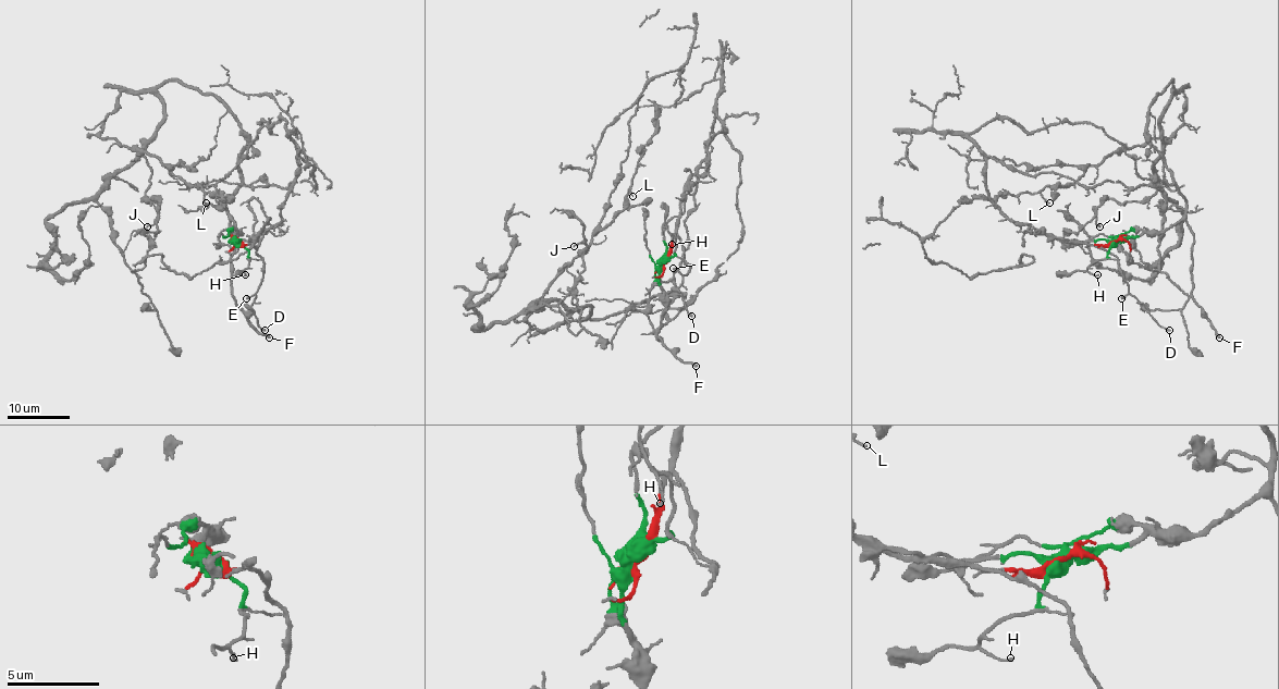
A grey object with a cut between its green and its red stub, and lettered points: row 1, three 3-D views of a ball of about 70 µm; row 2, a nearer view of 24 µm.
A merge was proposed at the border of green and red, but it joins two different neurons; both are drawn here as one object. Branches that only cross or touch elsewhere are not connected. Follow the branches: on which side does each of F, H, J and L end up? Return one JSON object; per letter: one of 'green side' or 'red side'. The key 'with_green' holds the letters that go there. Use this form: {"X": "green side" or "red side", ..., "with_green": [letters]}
{"F": "green side", "H": "green side", "J": "green side", "L": "green side", "with_green": ["F", "H", "J", "L"]}

